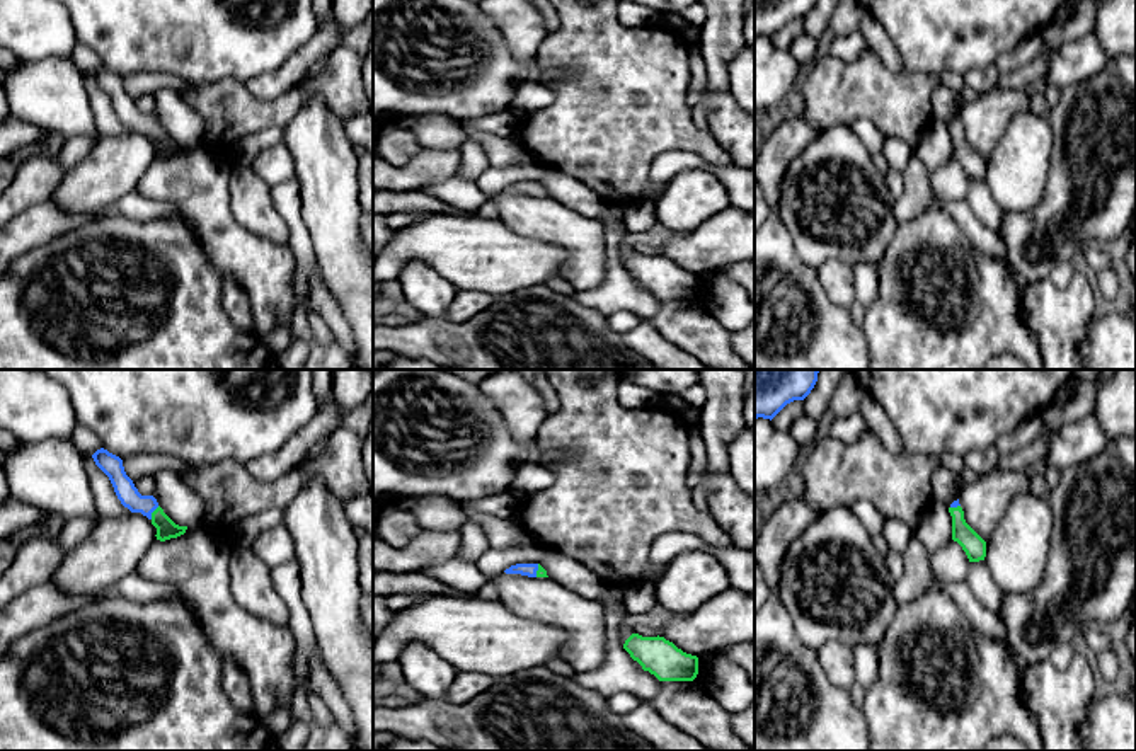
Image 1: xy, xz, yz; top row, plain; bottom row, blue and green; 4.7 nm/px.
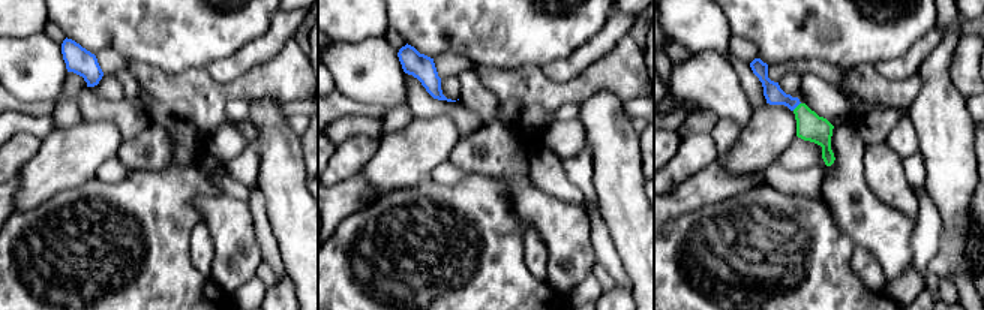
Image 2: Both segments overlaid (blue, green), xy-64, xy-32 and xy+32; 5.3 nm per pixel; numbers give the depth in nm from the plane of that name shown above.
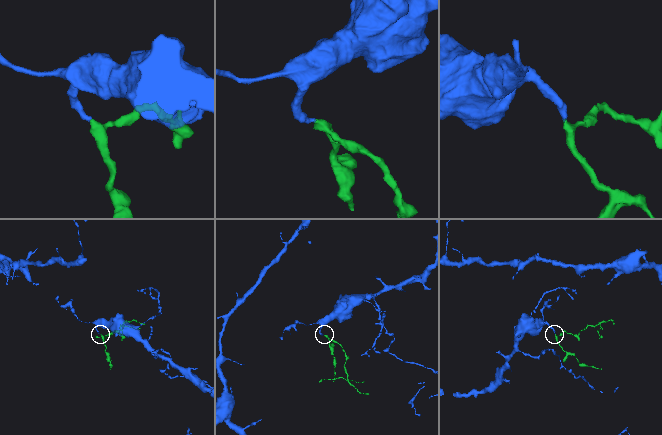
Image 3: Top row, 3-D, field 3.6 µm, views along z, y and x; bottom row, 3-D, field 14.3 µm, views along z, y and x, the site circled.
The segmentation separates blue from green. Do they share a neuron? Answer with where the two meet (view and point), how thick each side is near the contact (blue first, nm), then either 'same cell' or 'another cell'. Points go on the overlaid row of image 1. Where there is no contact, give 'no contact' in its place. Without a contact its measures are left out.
contact xy (152, 511); calibres 100 and 100 nm; same cell

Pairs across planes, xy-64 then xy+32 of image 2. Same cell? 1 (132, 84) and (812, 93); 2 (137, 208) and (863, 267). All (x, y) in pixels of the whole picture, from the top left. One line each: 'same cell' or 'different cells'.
1: same cell
2: different cells

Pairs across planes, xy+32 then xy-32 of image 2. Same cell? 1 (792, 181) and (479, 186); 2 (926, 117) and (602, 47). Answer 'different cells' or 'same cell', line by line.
1: different cells
2: different cells

